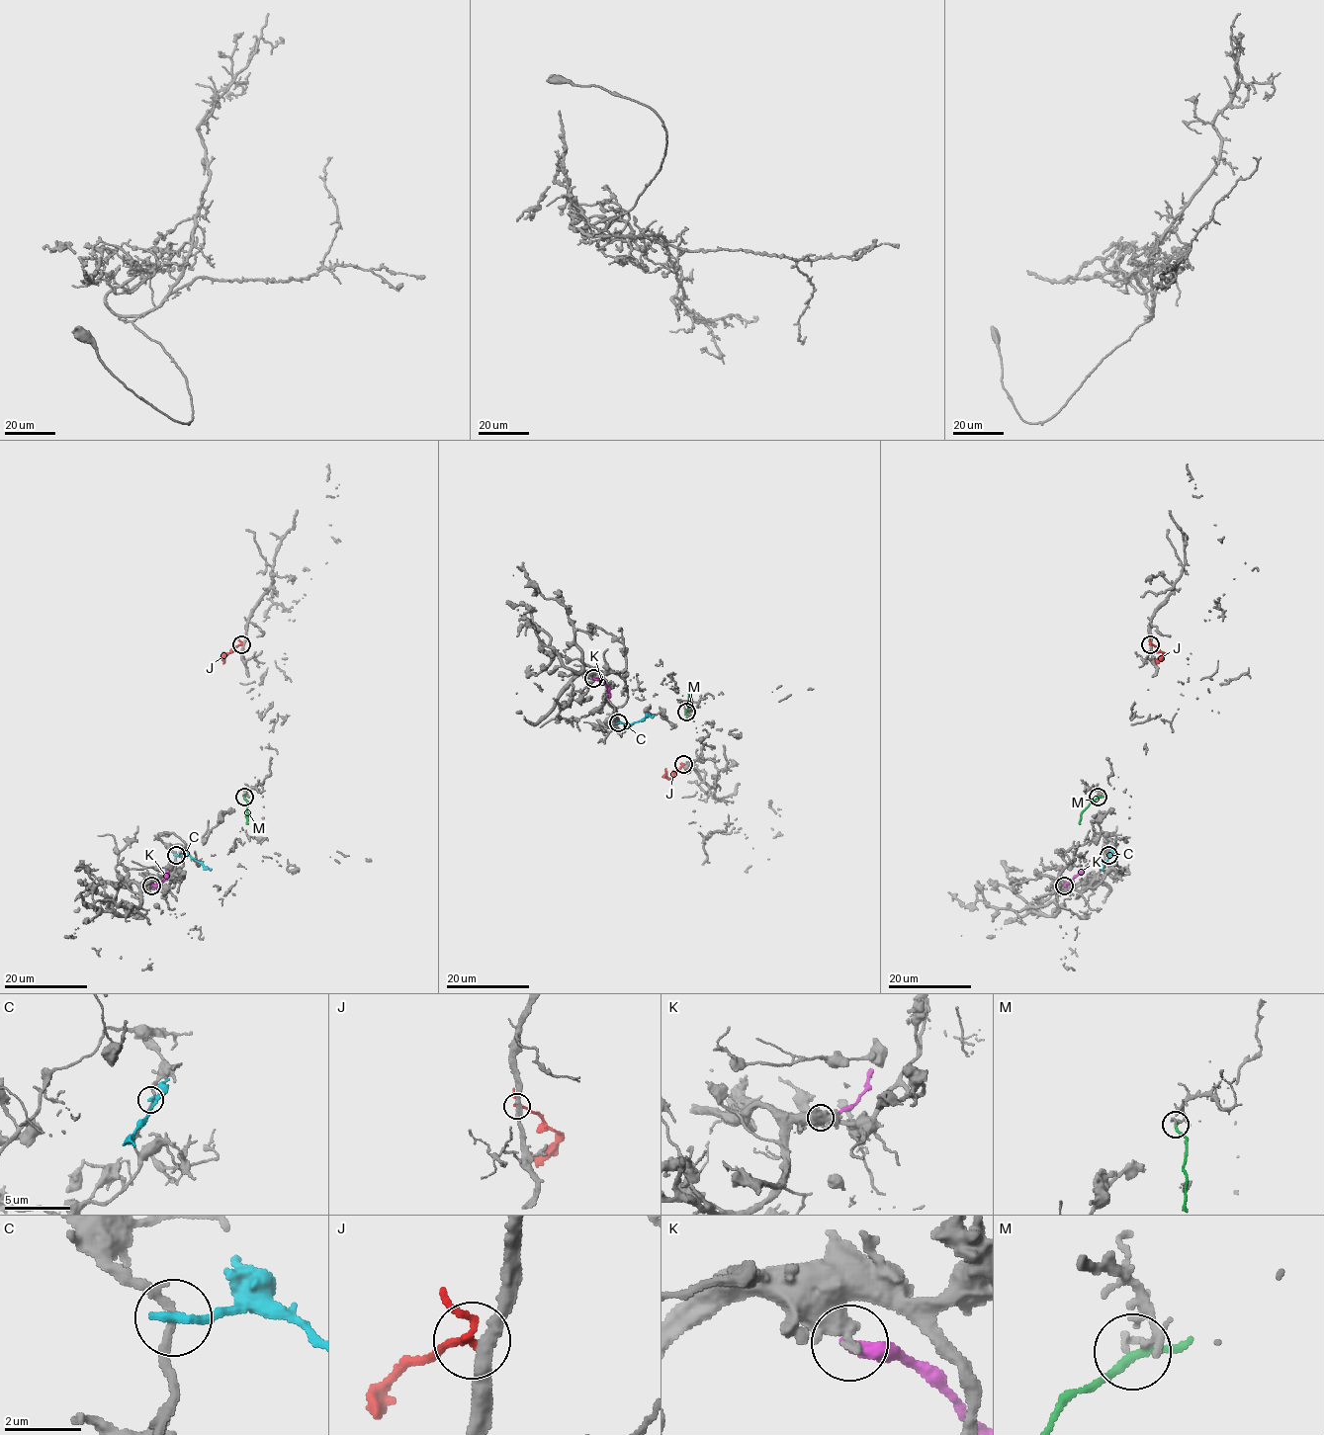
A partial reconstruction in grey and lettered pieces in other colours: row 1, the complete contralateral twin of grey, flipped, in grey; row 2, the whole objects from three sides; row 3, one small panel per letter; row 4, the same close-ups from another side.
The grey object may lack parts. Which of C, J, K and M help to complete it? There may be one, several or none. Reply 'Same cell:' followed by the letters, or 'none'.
Same cell: none

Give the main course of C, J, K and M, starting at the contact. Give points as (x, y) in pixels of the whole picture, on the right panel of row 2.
C: (1108, 855), (1102, 869)
J: (1150, 644), (1164, 652), (1156, 664)
K: (1064, 886), (1084, 871)
M: (1099, 797), (1081, 813), (1080, 824)

